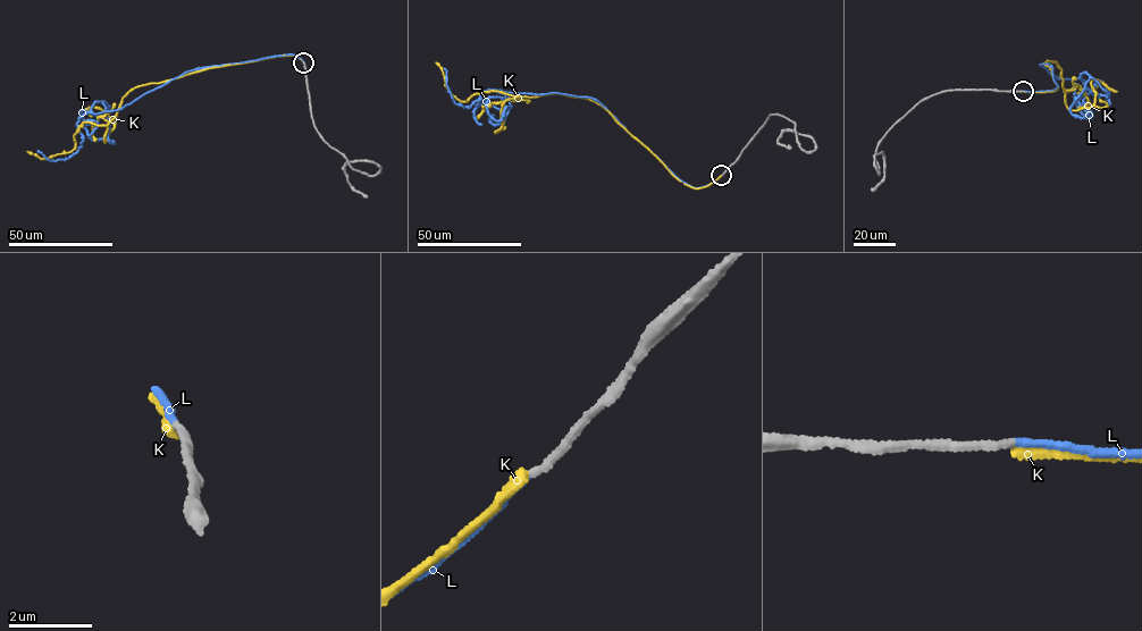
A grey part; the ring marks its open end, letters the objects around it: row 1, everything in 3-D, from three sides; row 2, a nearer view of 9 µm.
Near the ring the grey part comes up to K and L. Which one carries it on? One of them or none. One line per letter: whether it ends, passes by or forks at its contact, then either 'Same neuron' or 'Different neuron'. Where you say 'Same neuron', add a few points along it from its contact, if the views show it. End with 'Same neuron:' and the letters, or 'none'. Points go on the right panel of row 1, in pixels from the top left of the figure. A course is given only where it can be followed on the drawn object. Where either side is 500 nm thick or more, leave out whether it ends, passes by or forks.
K: It ends there. Different neuron
L: It ends there. Same neuron. Its course: (1023, 91), (1057, 89), (1052, 68), (1041, 64), (1061, 78), (1089, 74), (1071, 107), (1082, 117), (1078, 84)
Same neuron: L

